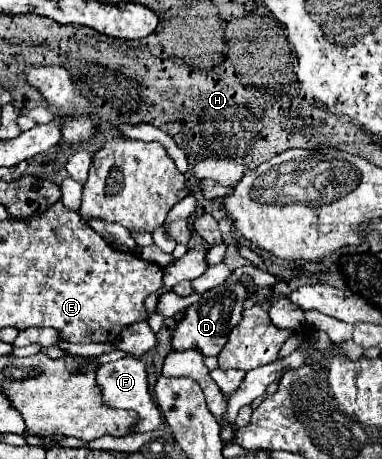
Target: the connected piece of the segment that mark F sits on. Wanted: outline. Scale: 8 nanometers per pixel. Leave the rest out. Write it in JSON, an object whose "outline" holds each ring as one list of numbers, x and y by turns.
{"outline":[[125,355,119,361,113,363,105,363,101,367,97,367,95,373,97,379,97,387,101,391,101,399,103,405,107,407,119,407,119,409,129,409,137,413,137,423,131,425,131,433,147,433,147,431,157,431,161,425,165,425,163,419,163,411,161,407,153,401,151,393,149,393,149,385,147,385,147,371,145,371,145,363,139,357,133,355]]}

